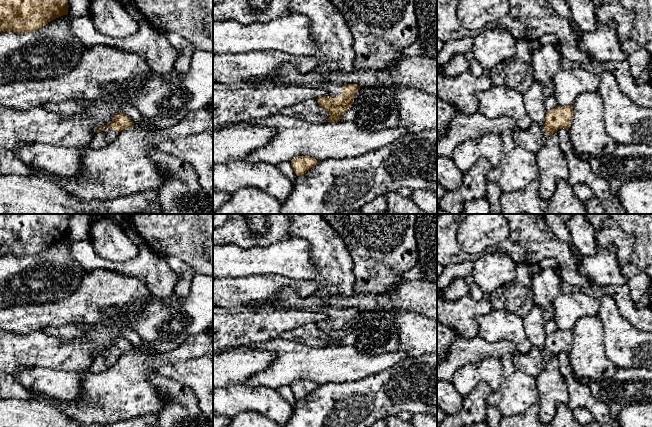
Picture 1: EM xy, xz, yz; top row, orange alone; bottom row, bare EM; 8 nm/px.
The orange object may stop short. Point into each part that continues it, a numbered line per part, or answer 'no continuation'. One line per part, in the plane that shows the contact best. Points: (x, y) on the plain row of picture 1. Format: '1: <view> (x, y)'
1: xy (101, 363)

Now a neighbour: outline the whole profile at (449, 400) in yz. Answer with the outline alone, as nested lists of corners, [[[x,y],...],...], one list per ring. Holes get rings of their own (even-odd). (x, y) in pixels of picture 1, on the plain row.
[[[437,380],[437,408],[442,409],[446,415],[453,415],[462,408],[462,396],[452,381]]]

